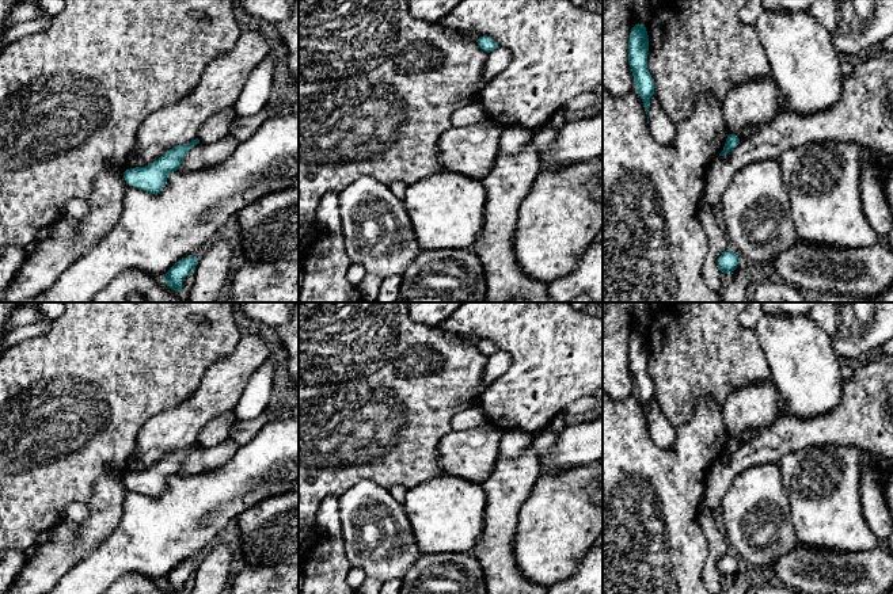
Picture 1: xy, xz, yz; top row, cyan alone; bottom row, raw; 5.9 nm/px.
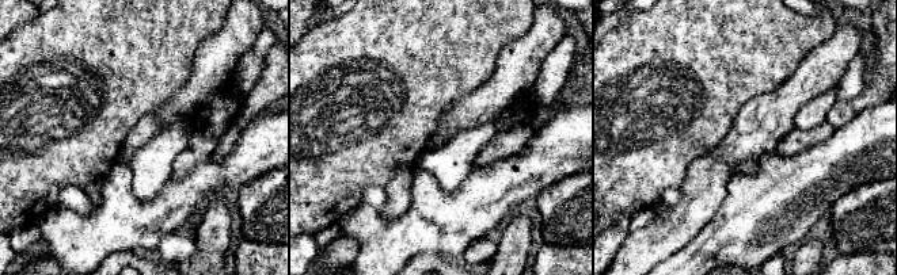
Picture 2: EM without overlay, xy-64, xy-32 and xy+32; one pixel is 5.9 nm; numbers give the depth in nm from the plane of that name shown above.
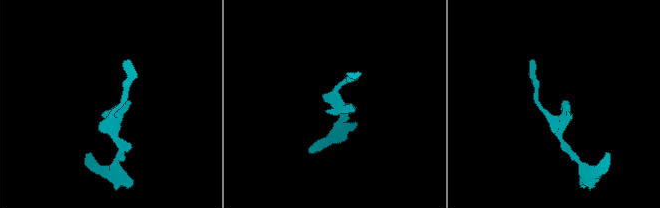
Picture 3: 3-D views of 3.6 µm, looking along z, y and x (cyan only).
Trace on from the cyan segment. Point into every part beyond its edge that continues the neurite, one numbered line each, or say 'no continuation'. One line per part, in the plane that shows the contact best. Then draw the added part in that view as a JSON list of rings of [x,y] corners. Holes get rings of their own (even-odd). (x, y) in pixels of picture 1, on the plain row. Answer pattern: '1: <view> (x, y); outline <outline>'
no continuation

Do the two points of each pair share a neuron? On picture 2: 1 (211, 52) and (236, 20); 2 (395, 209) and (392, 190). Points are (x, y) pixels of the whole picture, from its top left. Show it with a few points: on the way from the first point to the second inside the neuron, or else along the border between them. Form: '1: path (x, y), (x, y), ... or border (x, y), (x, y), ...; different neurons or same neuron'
1: path (219, 44), (234, 29); same neuron
2: path (395, 205), (395, 194); same neuron

